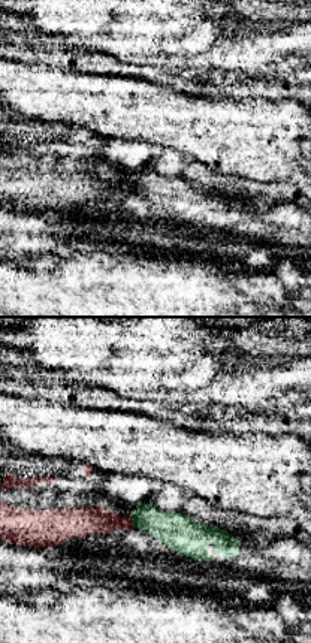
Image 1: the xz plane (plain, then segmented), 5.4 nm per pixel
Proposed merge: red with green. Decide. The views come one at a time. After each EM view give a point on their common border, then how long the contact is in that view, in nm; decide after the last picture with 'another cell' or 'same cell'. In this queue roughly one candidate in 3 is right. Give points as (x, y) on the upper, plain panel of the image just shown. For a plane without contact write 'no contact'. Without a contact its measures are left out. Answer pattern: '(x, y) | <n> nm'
(132, 187) | 60 nm

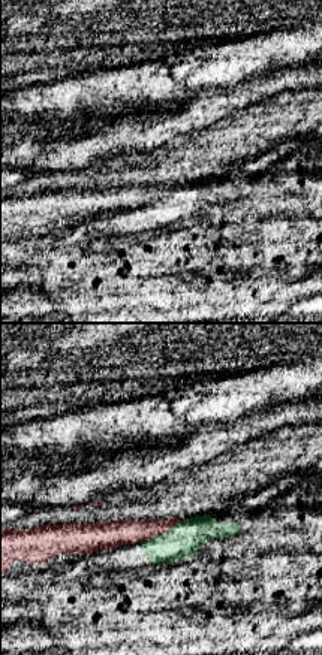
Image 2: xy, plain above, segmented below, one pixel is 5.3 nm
(160, 199) | 260 nm

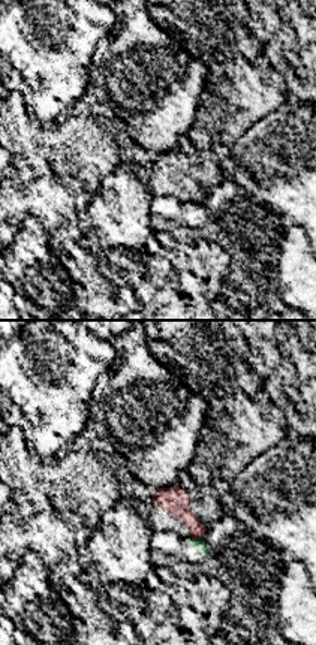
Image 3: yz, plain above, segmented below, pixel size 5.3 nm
(198, 202) | 60 nm

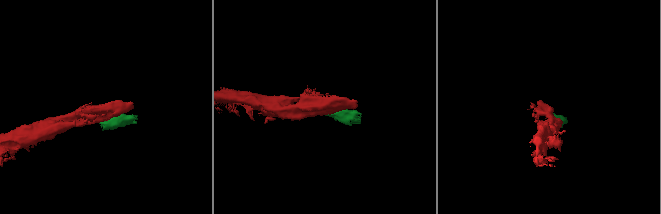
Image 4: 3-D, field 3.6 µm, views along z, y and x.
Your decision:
another cell

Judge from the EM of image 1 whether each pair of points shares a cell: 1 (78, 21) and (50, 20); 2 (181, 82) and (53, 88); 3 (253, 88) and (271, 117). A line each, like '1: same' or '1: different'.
1: same
2: different
3: different

